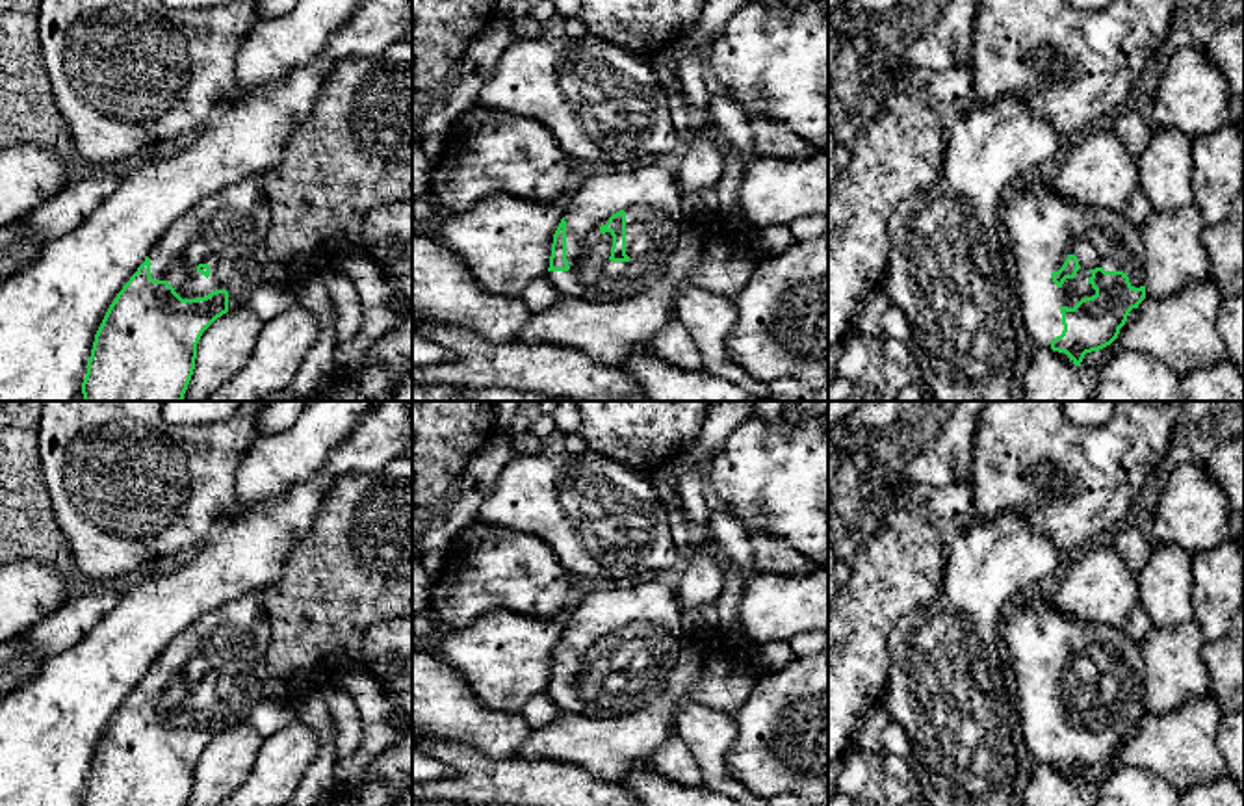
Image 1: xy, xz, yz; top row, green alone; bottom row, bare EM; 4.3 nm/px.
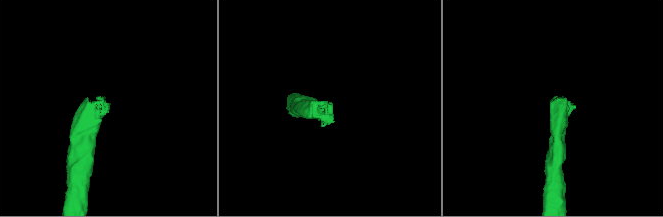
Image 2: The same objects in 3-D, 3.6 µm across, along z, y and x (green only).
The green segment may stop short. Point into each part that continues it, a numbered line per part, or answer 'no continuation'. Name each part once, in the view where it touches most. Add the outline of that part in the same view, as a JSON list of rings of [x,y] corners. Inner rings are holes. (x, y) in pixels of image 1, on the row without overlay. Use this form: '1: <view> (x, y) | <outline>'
1: yz (1044, 643) | [[[1029,600],[1012,605],[1010,611],[1003,620],[1001,635],[1008,644],[1016,674],[1014,719],[1019,722],[1025,745],[1038,765],[1051,765],[1051,756],[1062,750],[1062,722],[1073,724],[1081,715],[1095,711],[1088,698],[1092,685],[1123,687],[1131,702],[1140,704],[1146,700],[1142,650],[1125,630],[1068,617],[1053,600]],[[1069,670],[1077,672],[1081,685],[1058,704],[1051,689],[1058,687]]]

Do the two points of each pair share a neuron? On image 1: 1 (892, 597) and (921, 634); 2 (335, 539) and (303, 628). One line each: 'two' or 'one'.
1: two
2: one

